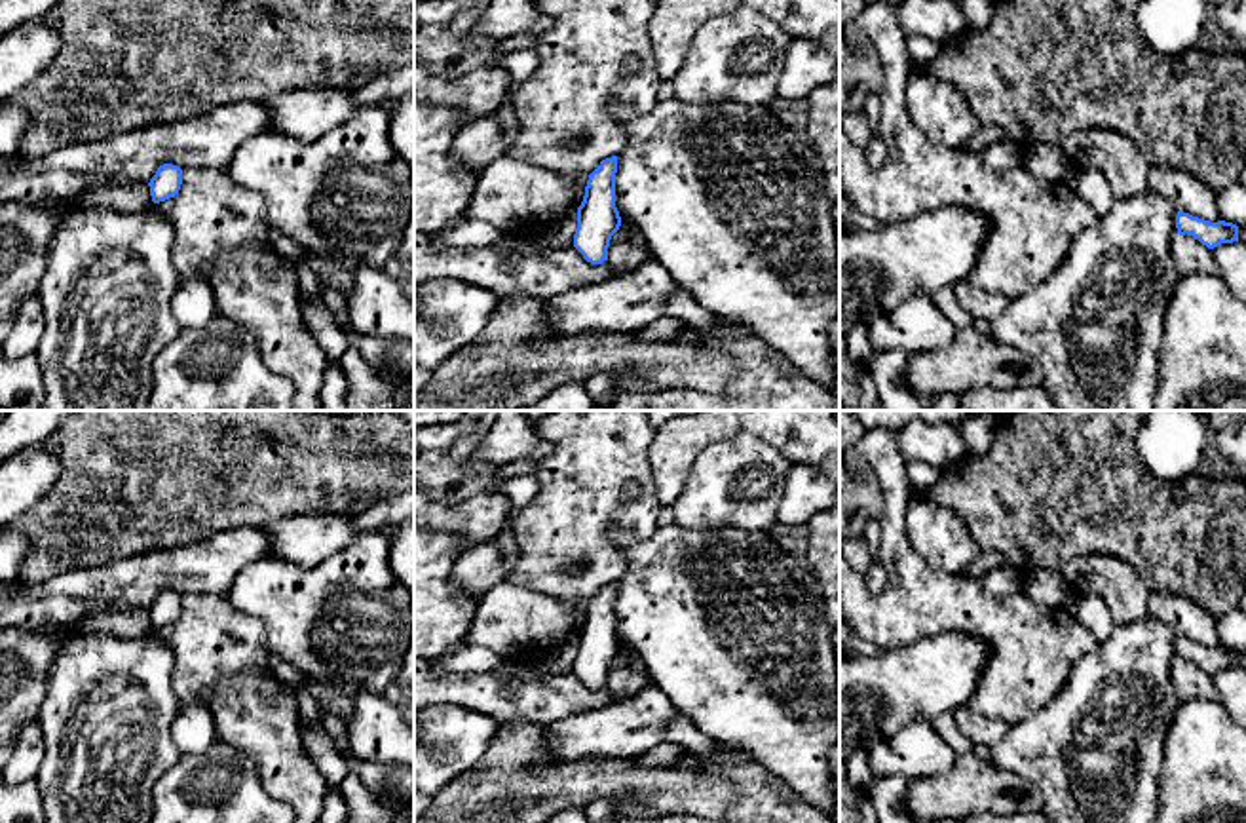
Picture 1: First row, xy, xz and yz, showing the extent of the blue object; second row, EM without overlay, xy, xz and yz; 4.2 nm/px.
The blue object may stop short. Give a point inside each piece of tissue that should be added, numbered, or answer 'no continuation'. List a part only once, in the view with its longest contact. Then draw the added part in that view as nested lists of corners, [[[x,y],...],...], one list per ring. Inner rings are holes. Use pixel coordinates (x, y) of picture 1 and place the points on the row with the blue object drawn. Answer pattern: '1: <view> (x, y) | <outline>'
no continuation

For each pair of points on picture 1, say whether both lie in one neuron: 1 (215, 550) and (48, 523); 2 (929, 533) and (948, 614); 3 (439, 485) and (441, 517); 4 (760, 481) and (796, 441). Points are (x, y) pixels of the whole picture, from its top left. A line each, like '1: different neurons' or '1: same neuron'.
1: different neurons
2: different neurons
3: different neurons
4: different neurons

